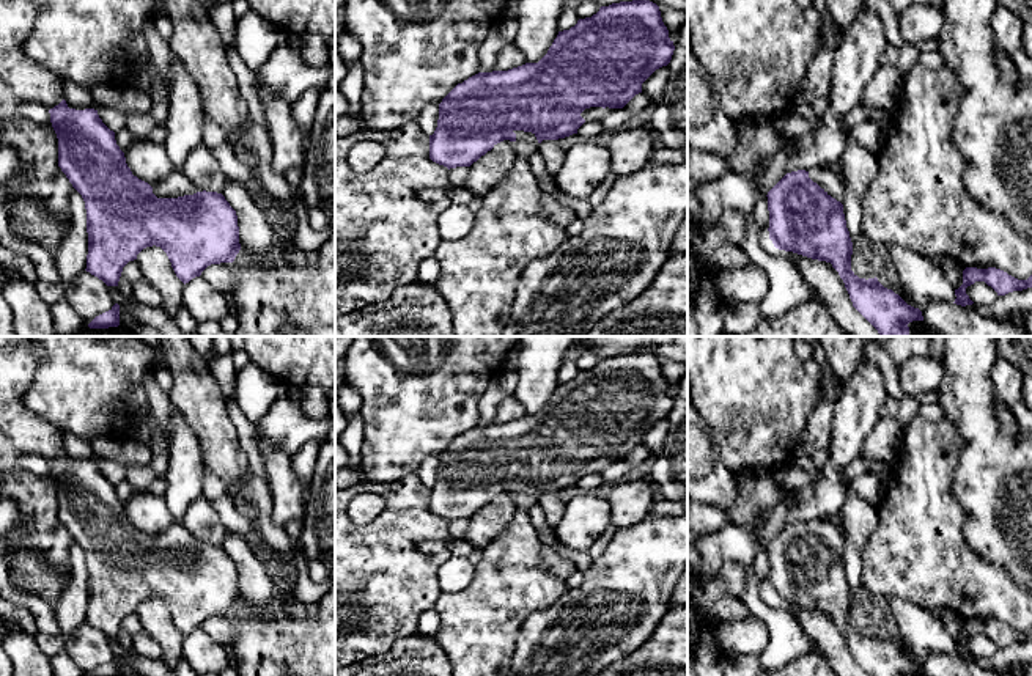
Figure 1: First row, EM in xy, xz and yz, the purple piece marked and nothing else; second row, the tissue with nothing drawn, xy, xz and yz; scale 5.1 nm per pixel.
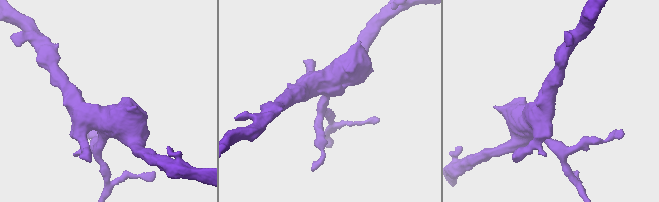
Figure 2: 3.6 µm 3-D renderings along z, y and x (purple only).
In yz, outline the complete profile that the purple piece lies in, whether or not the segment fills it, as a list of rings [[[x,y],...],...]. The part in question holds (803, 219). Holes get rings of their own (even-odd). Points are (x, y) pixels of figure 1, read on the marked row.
[[[827,168],[798,170],[787,173],[768,192],[769,239],[774,247],[812,259],[831,263],[850,294],[853,307],[878,330],[881,336],[909,336],[908,324],[923,321],[922,311],[908,305],[878,278],[859,278],[851,270],[853,242],[843,214],[846,189],[843,181]]]

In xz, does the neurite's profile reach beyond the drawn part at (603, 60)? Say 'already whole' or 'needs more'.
needs more

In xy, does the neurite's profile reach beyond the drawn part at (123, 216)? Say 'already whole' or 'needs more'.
needs more

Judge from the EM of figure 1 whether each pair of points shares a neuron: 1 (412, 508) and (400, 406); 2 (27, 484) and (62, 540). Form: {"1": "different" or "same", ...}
{"1": "different", "2": "same"}

